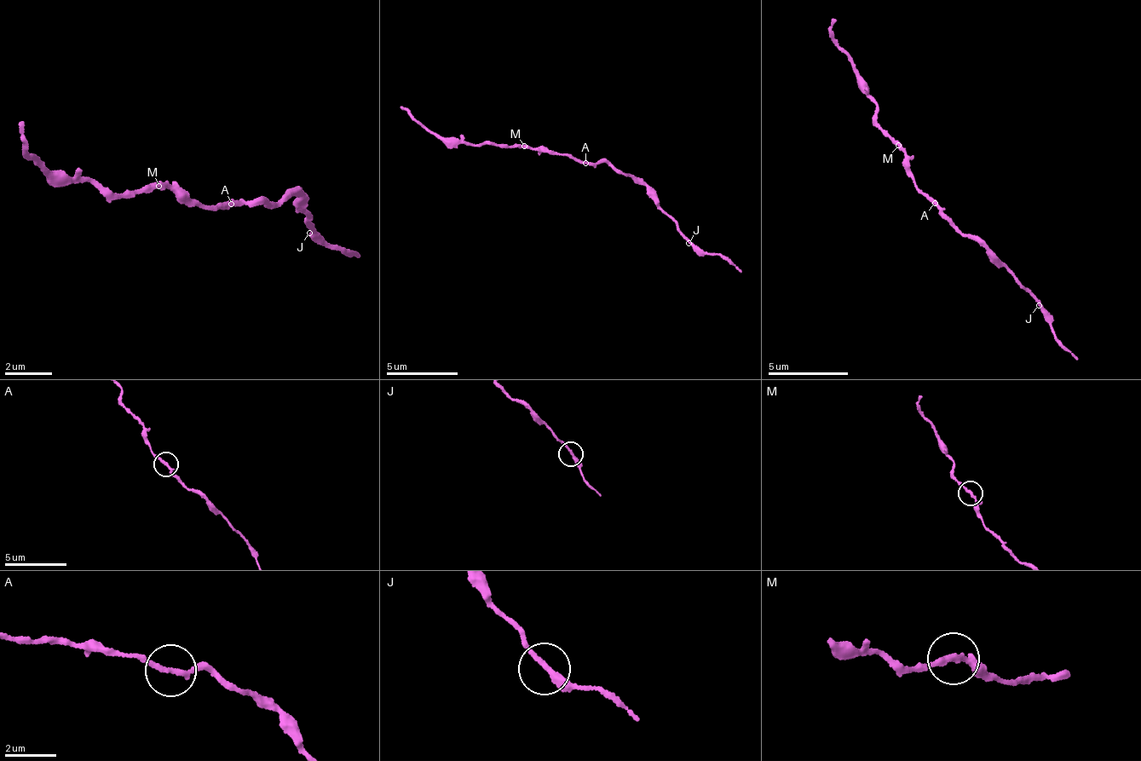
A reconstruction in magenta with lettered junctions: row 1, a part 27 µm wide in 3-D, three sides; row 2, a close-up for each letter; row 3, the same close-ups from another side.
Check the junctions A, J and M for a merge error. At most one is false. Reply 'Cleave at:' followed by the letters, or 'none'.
Cleave at: M

